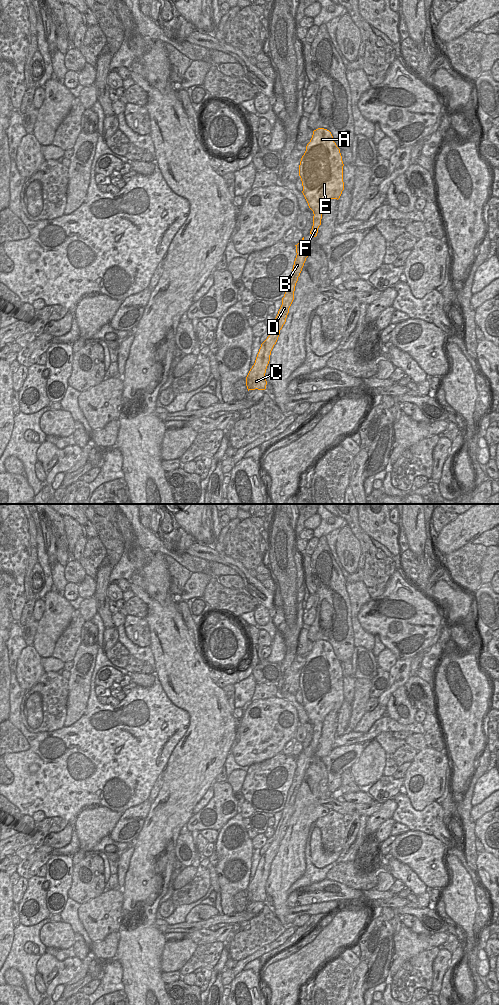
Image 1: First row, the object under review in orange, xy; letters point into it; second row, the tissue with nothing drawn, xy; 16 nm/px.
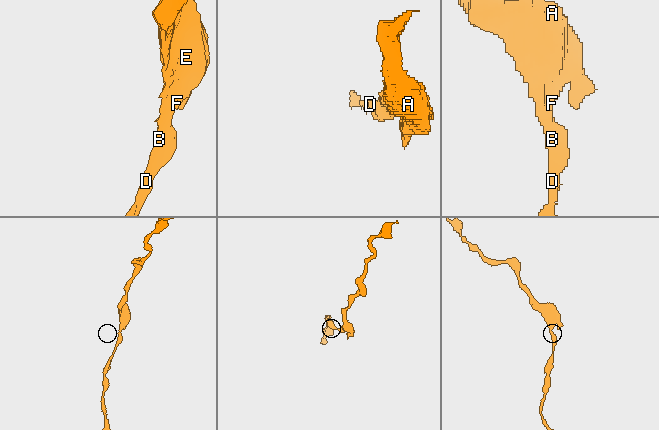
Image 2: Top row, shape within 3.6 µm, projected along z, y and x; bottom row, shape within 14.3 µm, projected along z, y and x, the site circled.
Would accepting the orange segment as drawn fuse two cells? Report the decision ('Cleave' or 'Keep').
Keep

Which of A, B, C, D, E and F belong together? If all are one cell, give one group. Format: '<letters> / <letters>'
A B C D E F

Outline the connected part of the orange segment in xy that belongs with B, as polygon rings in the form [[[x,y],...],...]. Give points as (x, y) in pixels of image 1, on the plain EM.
[[[304,749],[295,758],[297,767],[291,787],[288,791],[284,809],[282,810],[282,817],[273,835],[273,842],[267,851],[261,856],[255,875],[246,889],[246,898],[248,903],[255,901],[266,901],[267,893],[265,890],[265,885],[270,873],[271,863],[278,852],[280,842],[286,834],[289,820],[294,812],[294,803],[298,789],[300,788],[306,770],[310,765],[310,758],[305,755]]]

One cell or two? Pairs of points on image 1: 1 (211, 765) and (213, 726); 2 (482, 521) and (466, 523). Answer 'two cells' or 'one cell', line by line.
1: one cell
2: one cell

